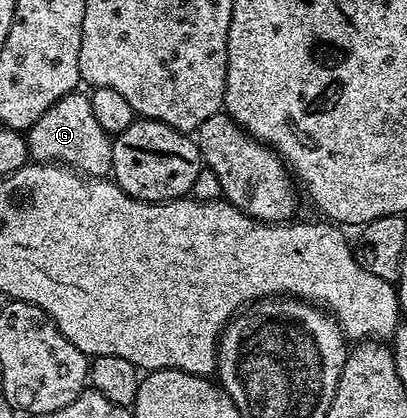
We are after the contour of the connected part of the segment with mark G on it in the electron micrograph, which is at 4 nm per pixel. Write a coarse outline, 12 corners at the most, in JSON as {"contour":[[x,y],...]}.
{"contour":[[87,93],[62,96],[26,132],[33,162],[112,172],[112,138]]}

